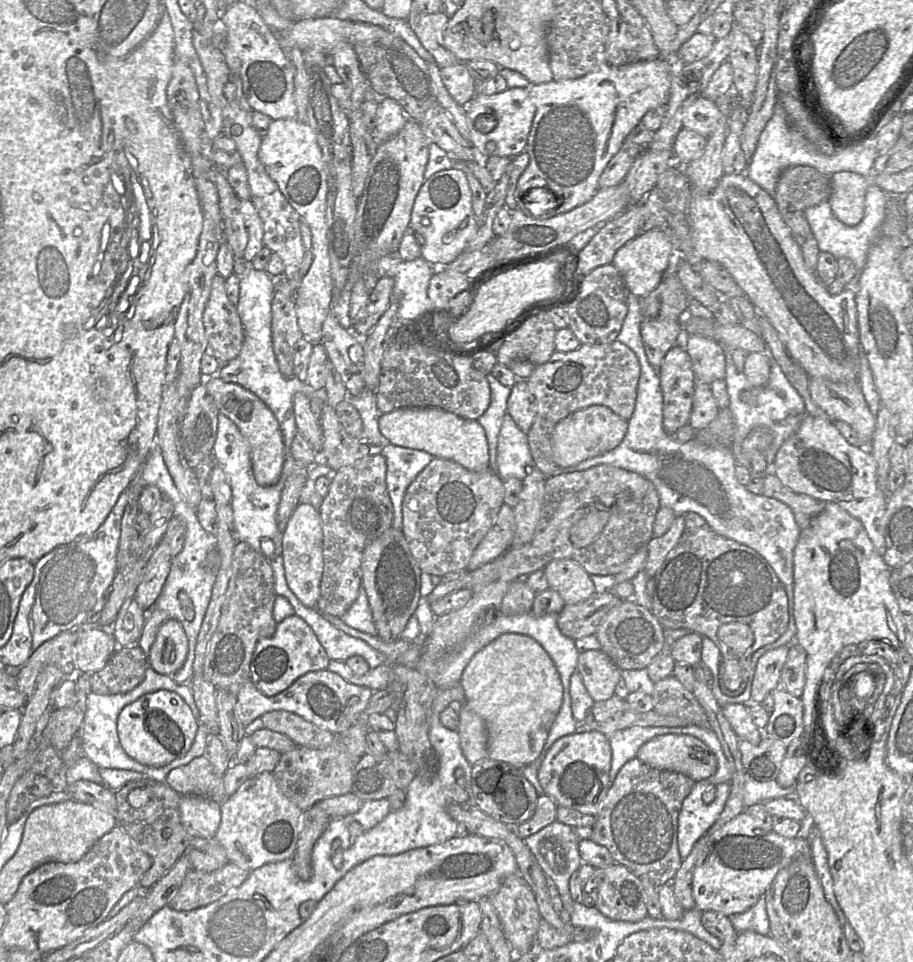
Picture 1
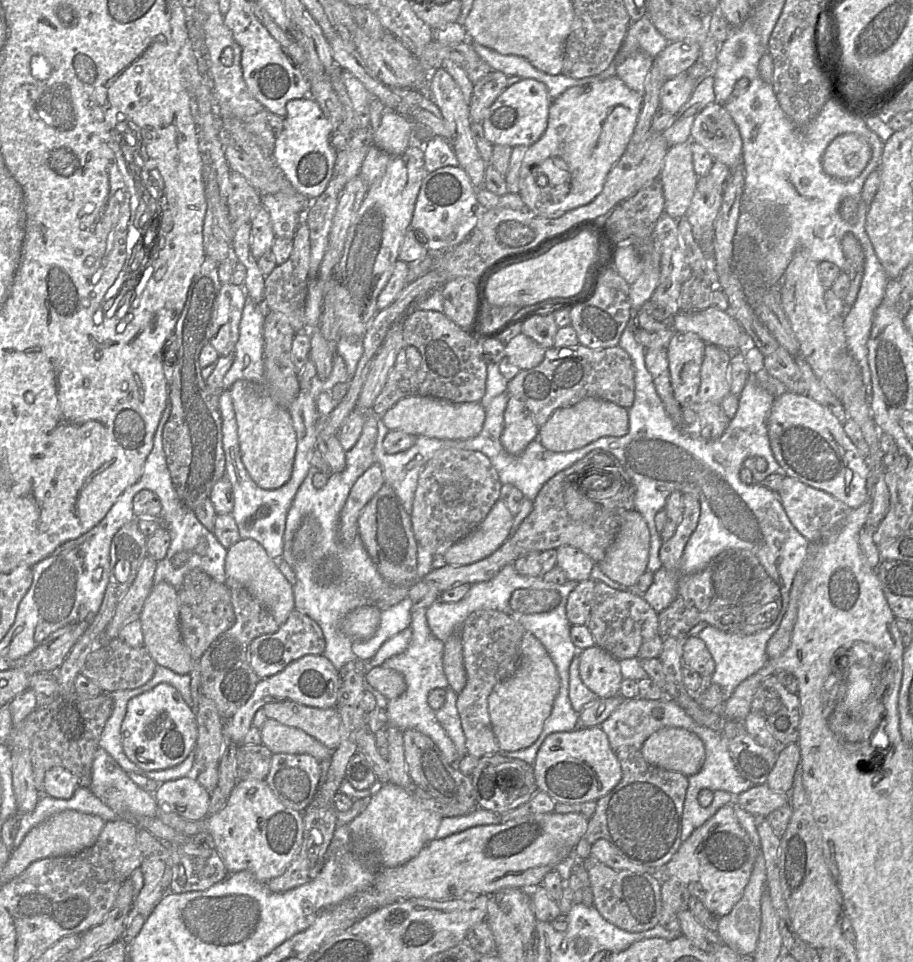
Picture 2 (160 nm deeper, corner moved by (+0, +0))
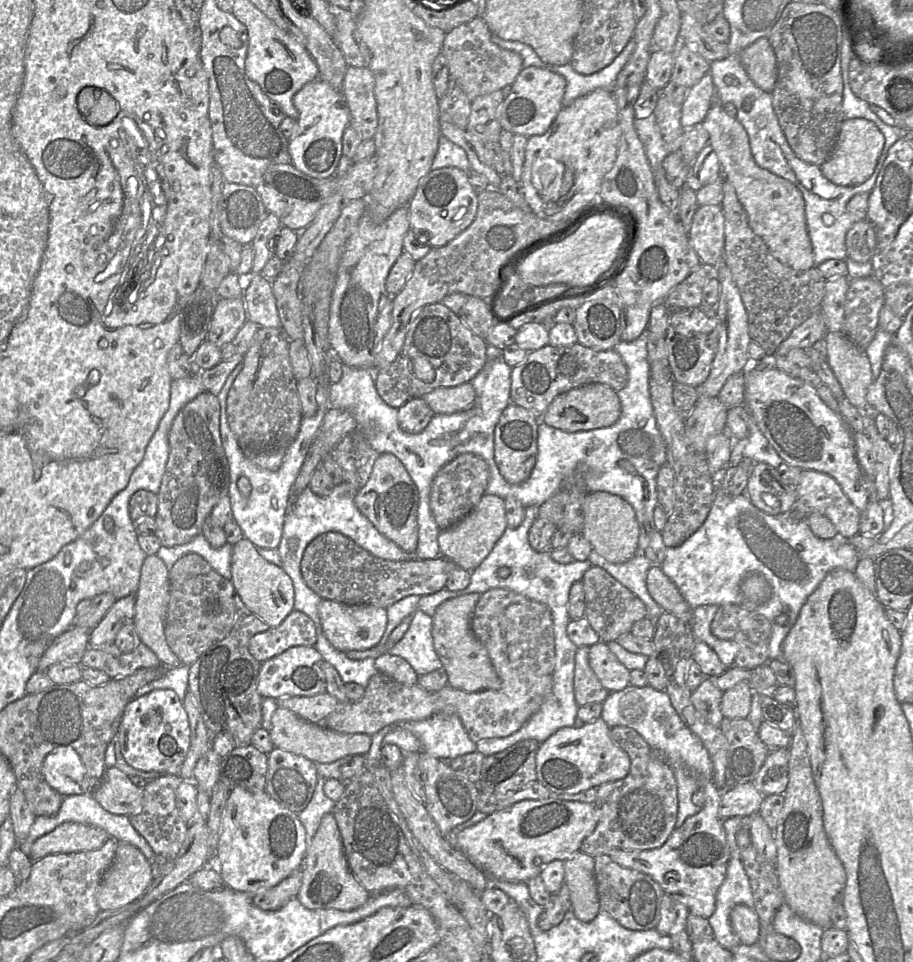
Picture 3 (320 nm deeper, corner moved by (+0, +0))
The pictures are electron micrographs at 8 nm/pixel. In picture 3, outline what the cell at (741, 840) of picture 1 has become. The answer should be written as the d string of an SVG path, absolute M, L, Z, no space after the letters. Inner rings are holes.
M695 772L695 782L702 791L705 803L700 812L689 817L681 827L675 828L667 841L659 848L643 851L612 849L608 856L618 865L642 872L655 880L662 890L673 899L684 904L690 913L709 918L716 909L716 894L723 883L730 850L719 818L721 795L733 786L718 789L712 780Z

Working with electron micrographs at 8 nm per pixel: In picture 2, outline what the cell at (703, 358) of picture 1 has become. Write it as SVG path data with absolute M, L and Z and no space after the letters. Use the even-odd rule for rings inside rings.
M706 344L700 369L700 385L696 404L719 404L730 393L731 353L719 346Z

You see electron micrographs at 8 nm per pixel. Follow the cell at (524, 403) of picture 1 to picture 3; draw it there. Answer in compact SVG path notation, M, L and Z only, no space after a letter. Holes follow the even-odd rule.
M510 403L503 411L494 431L495 462L503 478L510 484L521 484L531 475L537 458L537 419L527 409Z

